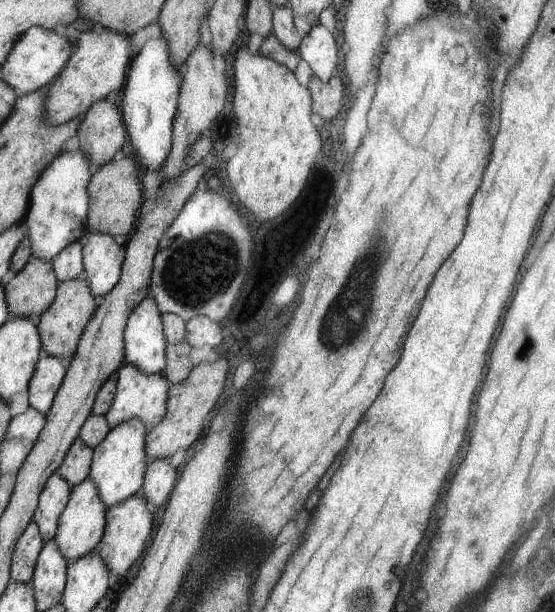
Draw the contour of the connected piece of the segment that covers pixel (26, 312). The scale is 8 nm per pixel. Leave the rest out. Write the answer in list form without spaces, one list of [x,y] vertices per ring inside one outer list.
[[[33,254],[30,262],[5,286],[5,297],[8,300],[11,316],[30,317],[38,324],[40,315],[51,307],[52,300],[57,295],[56,286],[58,279],[56,272],[53,271],[52,262]]]

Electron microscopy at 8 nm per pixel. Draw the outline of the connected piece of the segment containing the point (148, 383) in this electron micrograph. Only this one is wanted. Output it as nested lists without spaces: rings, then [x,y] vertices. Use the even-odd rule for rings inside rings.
[[[123,363],[117,371],[115,397],[110,410],[105,414],[108,424],[112,427],[130,419],[139,418],[148,429],[156,426],[167,414],[168,390],[170,384],[162,373],[145,373],[140,367]]]

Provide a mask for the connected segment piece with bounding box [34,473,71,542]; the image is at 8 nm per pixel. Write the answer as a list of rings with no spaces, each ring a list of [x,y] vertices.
[[[58,473],[47,480],[39,496],[39,504],[34,516],[34,523],[39,526],[43,539],[54,539],[59,528],[59,520],[70,502],[70,486]]]

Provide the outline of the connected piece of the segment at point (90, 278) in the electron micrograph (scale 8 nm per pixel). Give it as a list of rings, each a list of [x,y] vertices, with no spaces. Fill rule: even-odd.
[[[92,231],[85,237],[82,278],[92,288],[93,295],[108,294],[123,274],[120,268],[123,268],[124,246],[120,246],[110,233]]]

